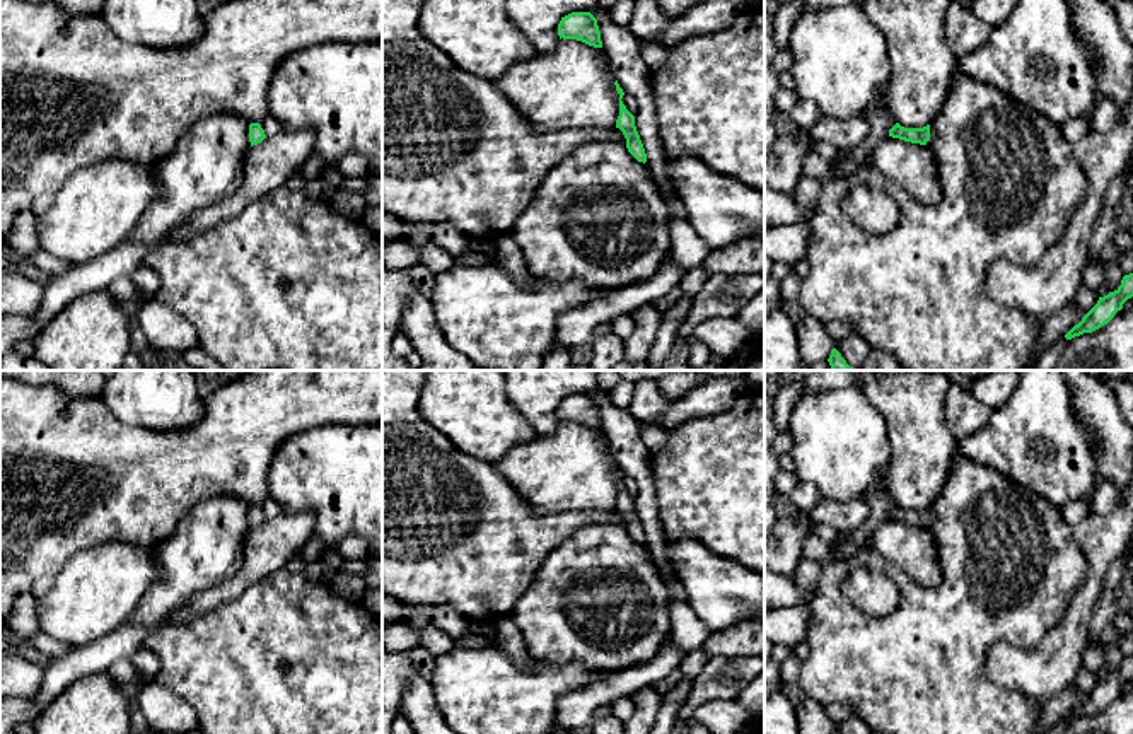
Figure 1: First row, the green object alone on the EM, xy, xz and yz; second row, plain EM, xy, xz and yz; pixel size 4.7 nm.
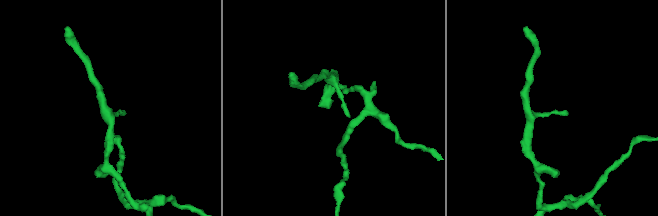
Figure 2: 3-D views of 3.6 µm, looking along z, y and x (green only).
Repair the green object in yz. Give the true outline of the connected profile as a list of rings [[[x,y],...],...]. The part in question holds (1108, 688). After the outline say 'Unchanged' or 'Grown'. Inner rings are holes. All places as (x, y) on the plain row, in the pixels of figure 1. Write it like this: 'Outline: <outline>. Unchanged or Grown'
Outline: [[[1133,655],[1124,657],[1121,667],[1104,679],[1099,679],[1097,686],[1075,707],[1066,717],[1066,722],[1080,719],[1084,715],[1092,715],[1101,708],[1107,707],[1123,686],[1133,679]]]. Unchanged

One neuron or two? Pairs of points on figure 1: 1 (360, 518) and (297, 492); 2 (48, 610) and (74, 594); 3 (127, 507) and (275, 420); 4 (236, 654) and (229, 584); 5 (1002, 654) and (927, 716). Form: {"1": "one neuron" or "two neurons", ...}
{"1": "one neuron", "2": "one neuron", "3": "one neuron", "4": "two neurons", "5": "two neurons"}

